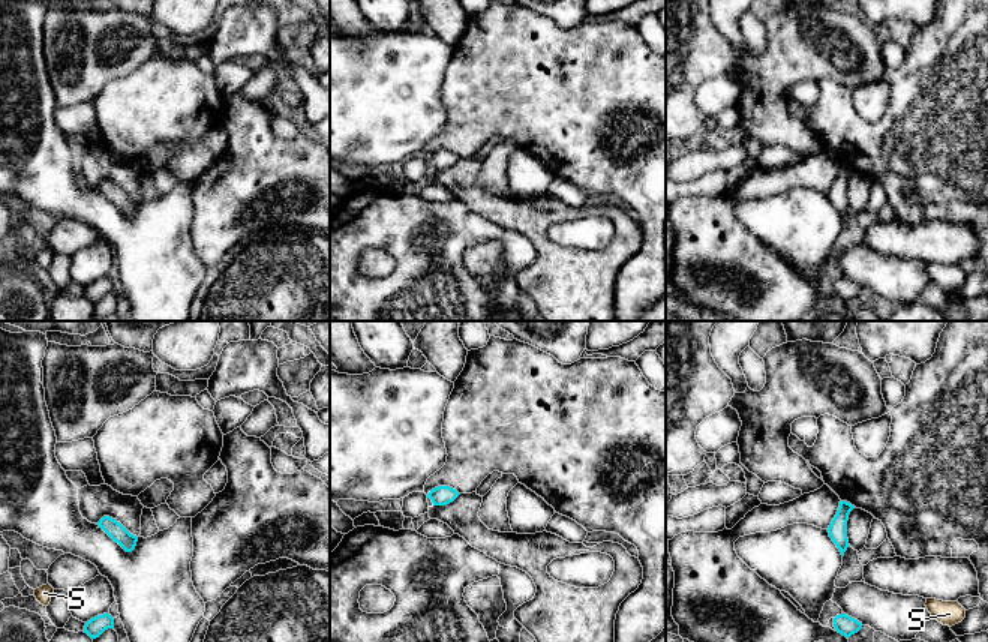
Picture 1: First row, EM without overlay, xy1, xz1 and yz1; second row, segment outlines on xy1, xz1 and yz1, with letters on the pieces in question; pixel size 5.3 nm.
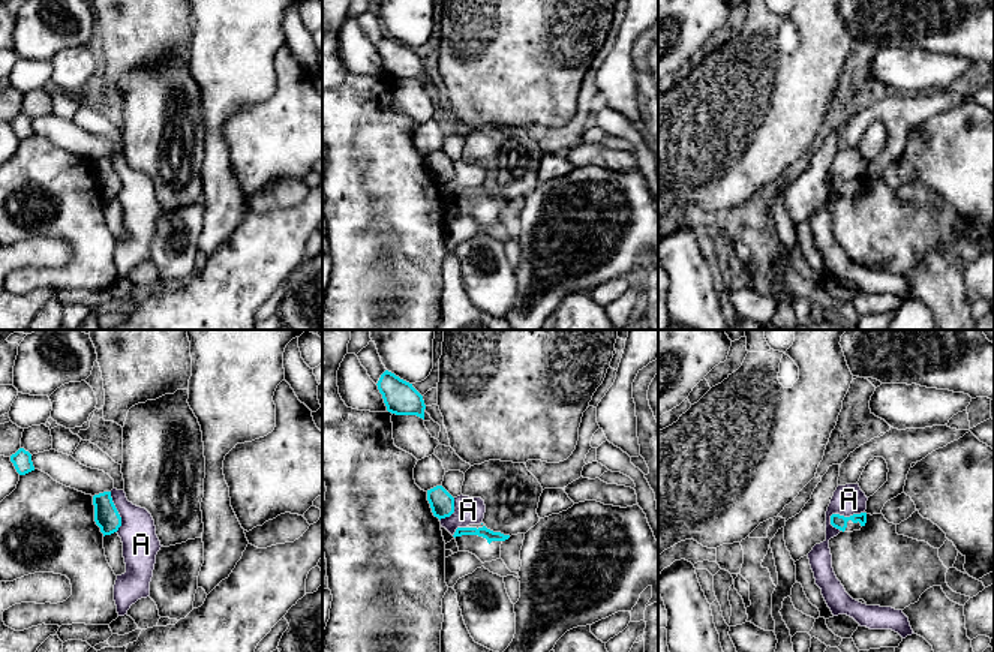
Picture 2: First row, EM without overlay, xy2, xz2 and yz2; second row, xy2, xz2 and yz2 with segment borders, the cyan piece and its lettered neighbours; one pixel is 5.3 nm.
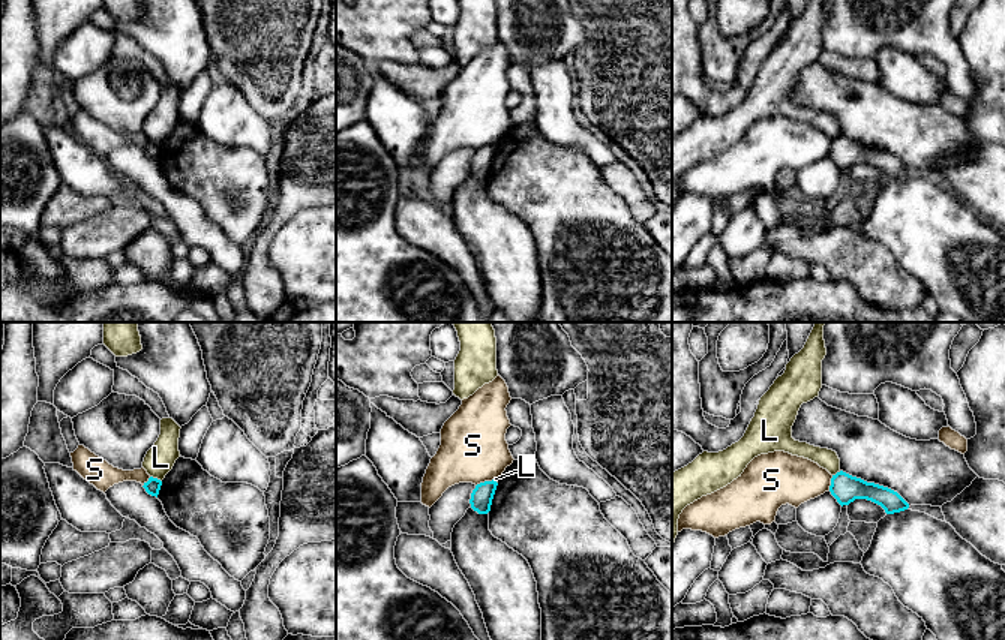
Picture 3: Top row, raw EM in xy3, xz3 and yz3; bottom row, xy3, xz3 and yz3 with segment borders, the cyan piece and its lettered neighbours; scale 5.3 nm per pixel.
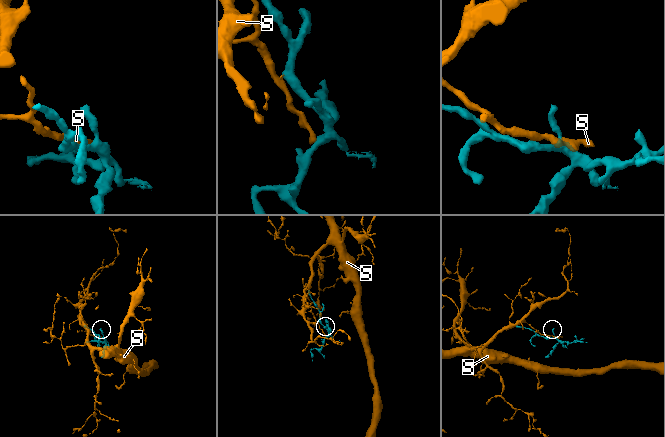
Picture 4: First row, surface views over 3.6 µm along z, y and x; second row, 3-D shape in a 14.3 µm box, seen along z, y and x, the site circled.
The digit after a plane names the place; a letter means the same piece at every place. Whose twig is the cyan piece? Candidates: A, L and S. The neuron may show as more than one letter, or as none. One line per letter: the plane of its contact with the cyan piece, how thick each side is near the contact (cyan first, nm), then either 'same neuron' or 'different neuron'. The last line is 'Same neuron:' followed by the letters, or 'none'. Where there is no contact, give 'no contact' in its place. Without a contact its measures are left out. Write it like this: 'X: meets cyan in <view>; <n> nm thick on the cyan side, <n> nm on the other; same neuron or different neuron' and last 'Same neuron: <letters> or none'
A: meets cyan in yz2; 80 nm thick on the cyan side, 170 nm on the other; different neuron
L: meets cyan in xy3; 80 nm thick on the cyan side, 160 nm on the other; different neuron
S: meets cyan in xz3; 120 nm thick on the cyan side, 360 nm on the other; different neuron
Same neuron: none

